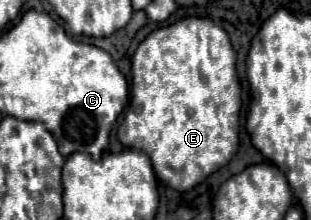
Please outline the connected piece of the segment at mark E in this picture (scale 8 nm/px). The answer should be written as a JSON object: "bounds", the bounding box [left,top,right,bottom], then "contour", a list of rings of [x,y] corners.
{"bounds":[118,17,240,191],"contour":[[[186,17],[152,31],[132,57],[132,99],[124,115],[118,139],[124,147],[150,157],[156,177],[176,191],[188,191],[210,173],[228,165],[238,151],[240,83],[236,77],[236,51],[222,27],[206,17]]]}

